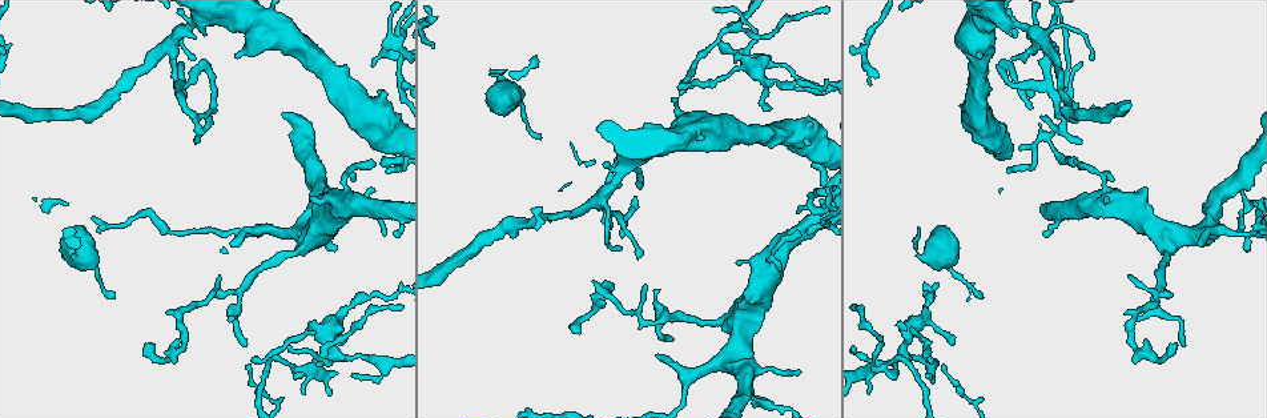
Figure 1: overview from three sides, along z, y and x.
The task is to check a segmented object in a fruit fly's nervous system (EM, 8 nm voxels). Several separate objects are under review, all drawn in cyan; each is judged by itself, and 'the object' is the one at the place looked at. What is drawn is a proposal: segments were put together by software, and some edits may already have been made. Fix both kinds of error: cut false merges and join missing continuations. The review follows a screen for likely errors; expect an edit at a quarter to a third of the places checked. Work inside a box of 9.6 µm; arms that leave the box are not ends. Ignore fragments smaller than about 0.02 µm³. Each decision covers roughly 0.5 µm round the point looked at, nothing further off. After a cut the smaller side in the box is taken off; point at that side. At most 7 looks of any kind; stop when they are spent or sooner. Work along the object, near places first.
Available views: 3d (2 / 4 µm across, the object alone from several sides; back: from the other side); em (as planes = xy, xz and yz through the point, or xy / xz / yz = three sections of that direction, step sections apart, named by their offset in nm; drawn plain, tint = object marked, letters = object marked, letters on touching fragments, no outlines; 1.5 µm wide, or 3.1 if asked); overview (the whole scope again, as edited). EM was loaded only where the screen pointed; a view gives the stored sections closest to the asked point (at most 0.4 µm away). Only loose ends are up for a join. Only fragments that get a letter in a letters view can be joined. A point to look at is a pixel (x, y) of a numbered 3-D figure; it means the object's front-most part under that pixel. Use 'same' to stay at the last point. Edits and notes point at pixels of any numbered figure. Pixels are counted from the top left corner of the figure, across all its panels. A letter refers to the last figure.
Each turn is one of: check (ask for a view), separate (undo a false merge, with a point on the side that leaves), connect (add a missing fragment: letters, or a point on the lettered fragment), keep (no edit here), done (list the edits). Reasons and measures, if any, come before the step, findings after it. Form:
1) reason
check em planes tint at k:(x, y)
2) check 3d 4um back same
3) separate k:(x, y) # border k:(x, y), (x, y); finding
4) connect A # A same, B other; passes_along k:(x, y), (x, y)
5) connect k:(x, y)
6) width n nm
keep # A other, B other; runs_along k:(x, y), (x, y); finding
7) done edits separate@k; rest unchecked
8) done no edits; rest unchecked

tapers out
check em planes letters at 1:(152, 348)

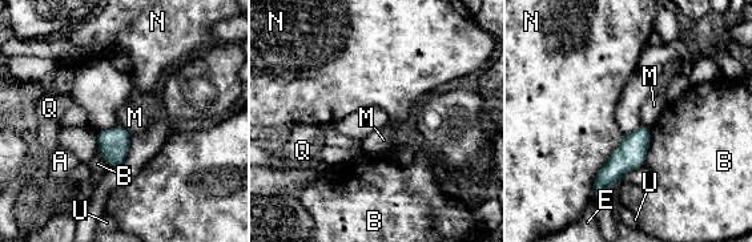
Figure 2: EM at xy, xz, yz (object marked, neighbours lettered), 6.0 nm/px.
keep # A other, B other, E other, M other, N other, Q other, U other; border 2:(623, 134), (595, 177), (592, 197); none of them fits

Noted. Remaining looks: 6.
branch stops here
check 3d 4um at 1:(917, 226)

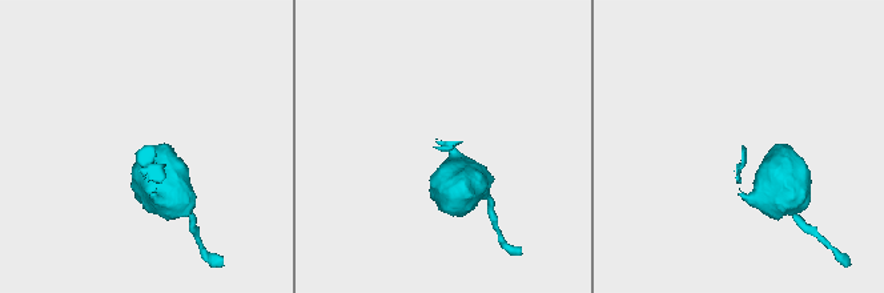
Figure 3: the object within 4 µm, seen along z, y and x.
check em xz step 8 letters at 3:(142, 146)

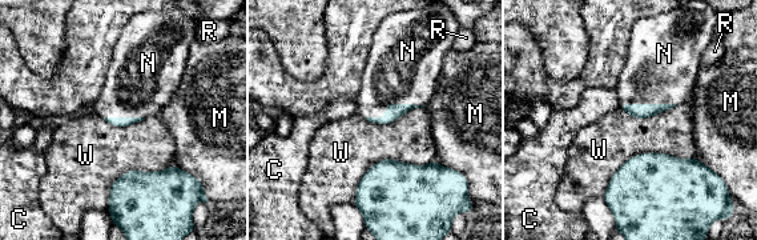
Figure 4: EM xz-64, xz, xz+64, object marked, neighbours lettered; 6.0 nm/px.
check em planes letters same

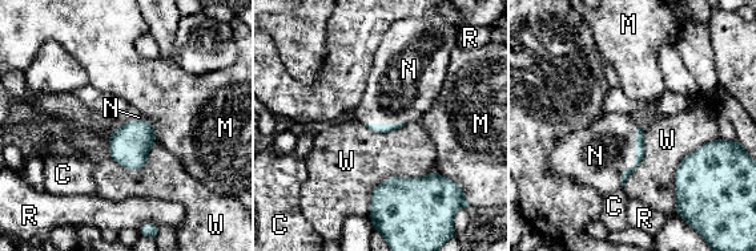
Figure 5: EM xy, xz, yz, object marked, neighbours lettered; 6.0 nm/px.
width 60 nm
connect N # C other, M other, N same, R other, W other; passes_along 5:(639, 132), (635, 160), (595, 156); it goes on there

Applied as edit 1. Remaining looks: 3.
tapers out
check 3d 4um at 1:(634, 198)

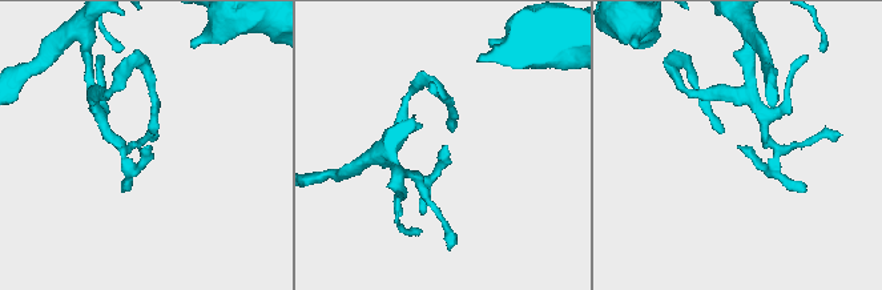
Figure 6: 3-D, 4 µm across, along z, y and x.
shape alone is not enough
check em planes letters at 6:(150, 146)

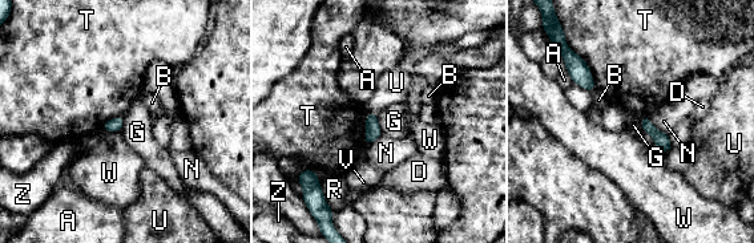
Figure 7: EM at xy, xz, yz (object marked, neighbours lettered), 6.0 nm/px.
keep # A other, B other, D other, G other, N other, R other, T other, U other, V other, W other, Z other; border 7:(646, 116), (658, 130), (668, 134); no lettered fragment goes on from it

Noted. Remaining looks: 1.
done edits connect@5; rest unchecked

